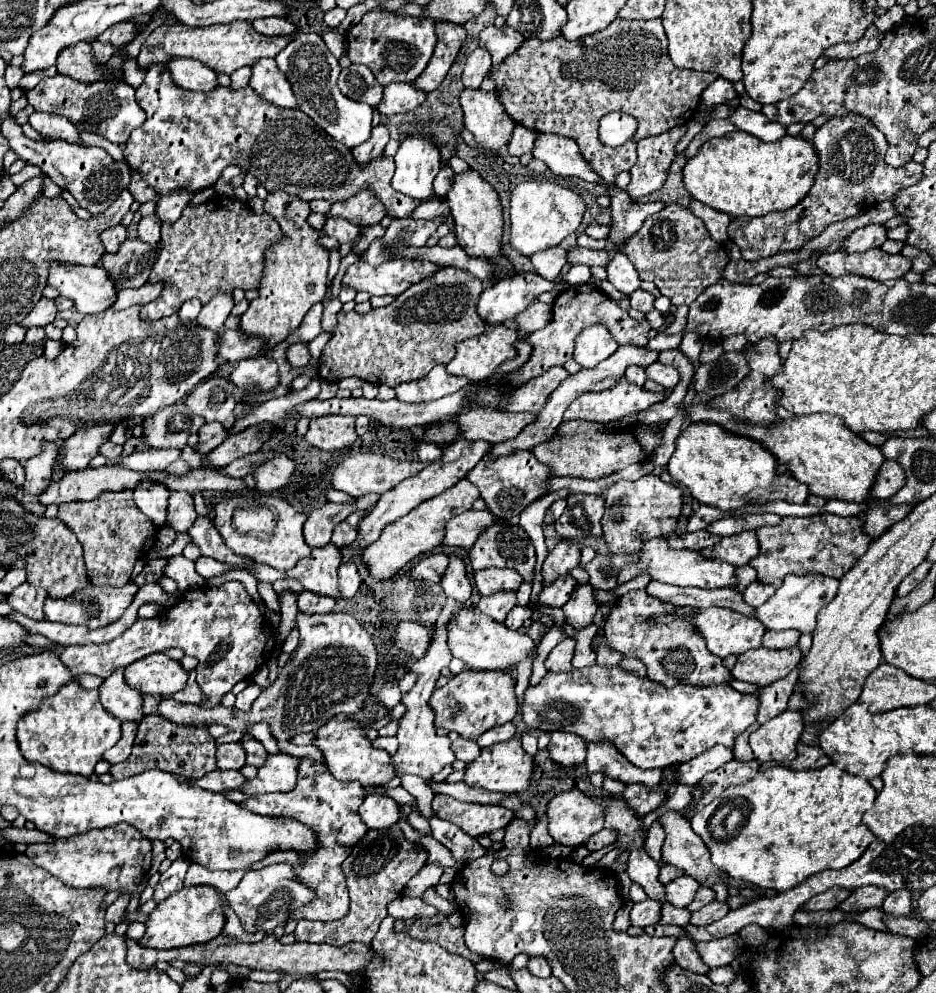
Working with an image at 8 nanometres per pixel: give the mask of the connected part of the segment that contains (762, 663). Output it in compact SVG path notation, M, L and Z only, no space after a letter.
M799 646L789 650L769 650L769 648L751 648L743 652L731 674L737 680L753 682L759 686L769 686L781 678L785 678L793 668L799 666L803 654Z

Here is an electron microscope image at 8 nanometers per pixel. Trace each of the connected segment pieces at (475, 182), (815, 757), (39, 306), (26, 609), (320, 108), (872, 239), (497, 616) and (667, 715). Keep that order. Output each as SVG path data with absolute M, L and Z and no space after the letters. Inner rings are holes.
M469 168L461 174L455 174L453 184L445 196L453 220L455 220L455 236L457 242L463 246L463 250L467 254L477 254L477 256L491 256L501 272L507 272L507 276L513 276L515 270L509 264L509 260L501 254L501 232L503 232L503 218L501 218L501 204L499 204L499 196L493 190L491 184L487 184L483 180L483 176Z
M803 742L797 744L797 758L791 762L795 770L809 770L809 768L823 768L831 764L831 758L819 746L807 746Z
M41 298L41 300L33 306L33 310L25 316L25 320L23 320L23 322L19 322L19 326L23 326L23 328L41 326L41 328L43 328L43 326L51 324L51 322L55 320L55 316L57 316L57 308L55 308L53 300Z
M25 582L23 586L15 588L7 596L7 604L13 610L17 610L17 612L21 612L21 614L25 614L33 620L43 620L43 602L45 602L45 598L47 598L45 590L37 590L29 582Z
M299 32L293 36L293 40L287 44L287 48L275 58L279 70L287 76L293 94L299 102L299 108L315 120L317 126L321 126L329 136L343 142L345 146L353 148L359 146L359 142L365 142L371 134L371 106L365 102L355 102L341 94L337 86L337 76L341 72L339 60L329 52L325 42L319 38L319 34L305 34Z
M869 224L847 236L843 248L851 252L865 252L869 248L879 248L885 240L887 240L887 228L883 224Z
M493 594L487 598L481 598L477 604L477 610L491 616L495 622L503 622L507 612L517 604L515 594Z
M591 666L573 672L547 672L539 684L529 686L525 690L521 704L523 722L527 724L527 728L547 732L565 730L579 734L587 742L607 738L637 768L663 768L675 762L681 764L699 756L715 744L733 746L735 738L755 722L757 712L759 698L755 694L741 694L731 686L709 686L699 690L695 686L679 684L675 688L665 688L657 682L651 682L649 678L639 678L633 672L601 666Z

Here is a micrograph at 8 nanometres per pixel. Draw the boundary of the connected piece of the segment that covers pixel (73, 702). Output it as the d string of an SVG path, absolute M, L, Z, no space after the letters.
M77 682L63 686L55 696L43 700L39 710L29 712L17 724L17 740L25 760L37 760L55 772L73 772L85 778L93 776L103 752L113 748L119 738L121 722L101 706L97 690L81 690Z

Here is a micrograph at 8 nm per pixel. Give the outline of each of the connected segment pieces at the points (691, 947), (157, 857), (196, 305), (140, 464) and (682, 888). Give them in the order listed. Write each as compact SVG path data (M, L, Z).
M677 940L675 946L673 946L673 956L675 956L675 962L679 966L683 966L685 970L699 972L699 974L707 974L709 972L709 966L703 964L699 952L695 950L695 944L689 942L689 940Z
M153 840L153 866L151 866L151 872L157 872L159 870L159 864L165 860L165 844L161 840Z
M193 298L193 300L187 300L183 306L181 306L181 310L179 310L179 318L183 320L183 322L193 322L195 318L197 318L197 314L201 312L201 302L197 300L197 298Z
M143 450L143 452L133 452L129 456L121 456L117 464L121 468L129 468L135 472L161 472L171 462L175 462L179 454L181 450Z
M691 876L675 878L673 882L669 882L665 886L667 900L677 908L687 908L693 902L697 890L699 890L699 882L695 882L695 878L691 878Z

